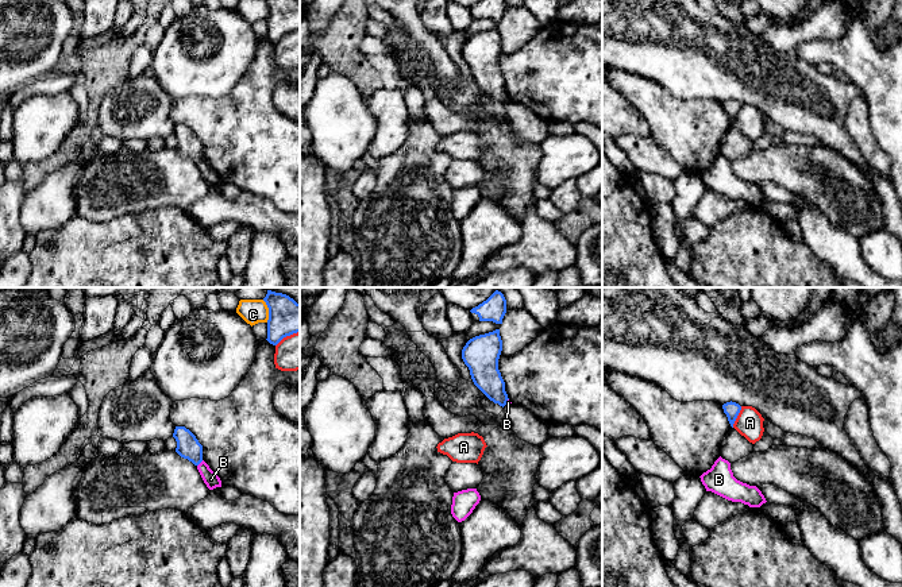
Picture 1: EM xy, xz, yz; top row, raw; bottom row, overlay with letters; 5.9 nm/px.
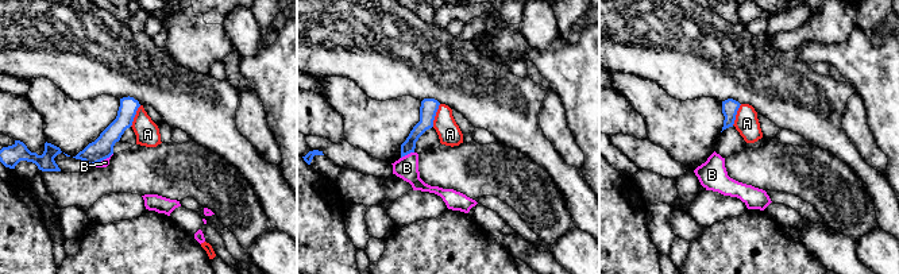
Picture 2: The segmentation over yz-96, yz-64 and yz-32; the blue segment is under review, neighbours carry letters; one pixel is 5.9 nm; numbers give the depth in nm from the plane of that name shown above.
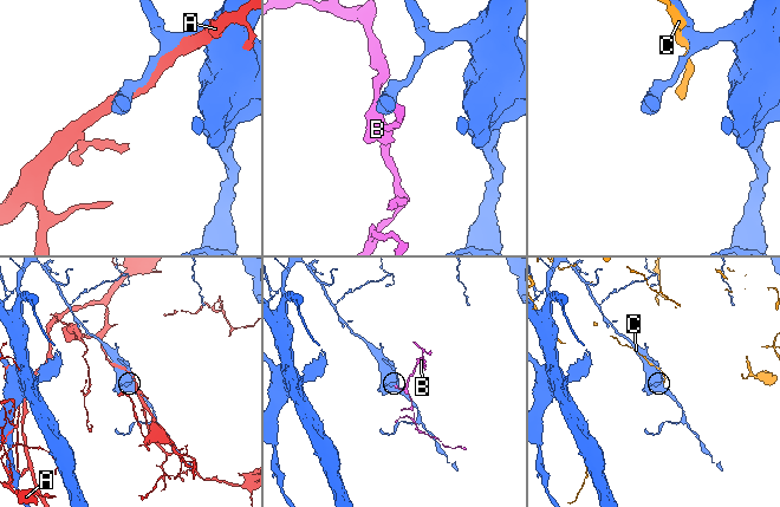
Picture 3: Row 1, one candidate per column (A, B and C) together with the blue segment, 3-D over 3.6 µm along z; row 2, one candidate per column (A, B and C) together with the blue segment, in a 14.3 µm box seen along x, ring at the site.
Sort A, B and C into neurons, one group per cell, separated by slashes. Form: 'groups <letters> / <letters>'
groups A / B / C

